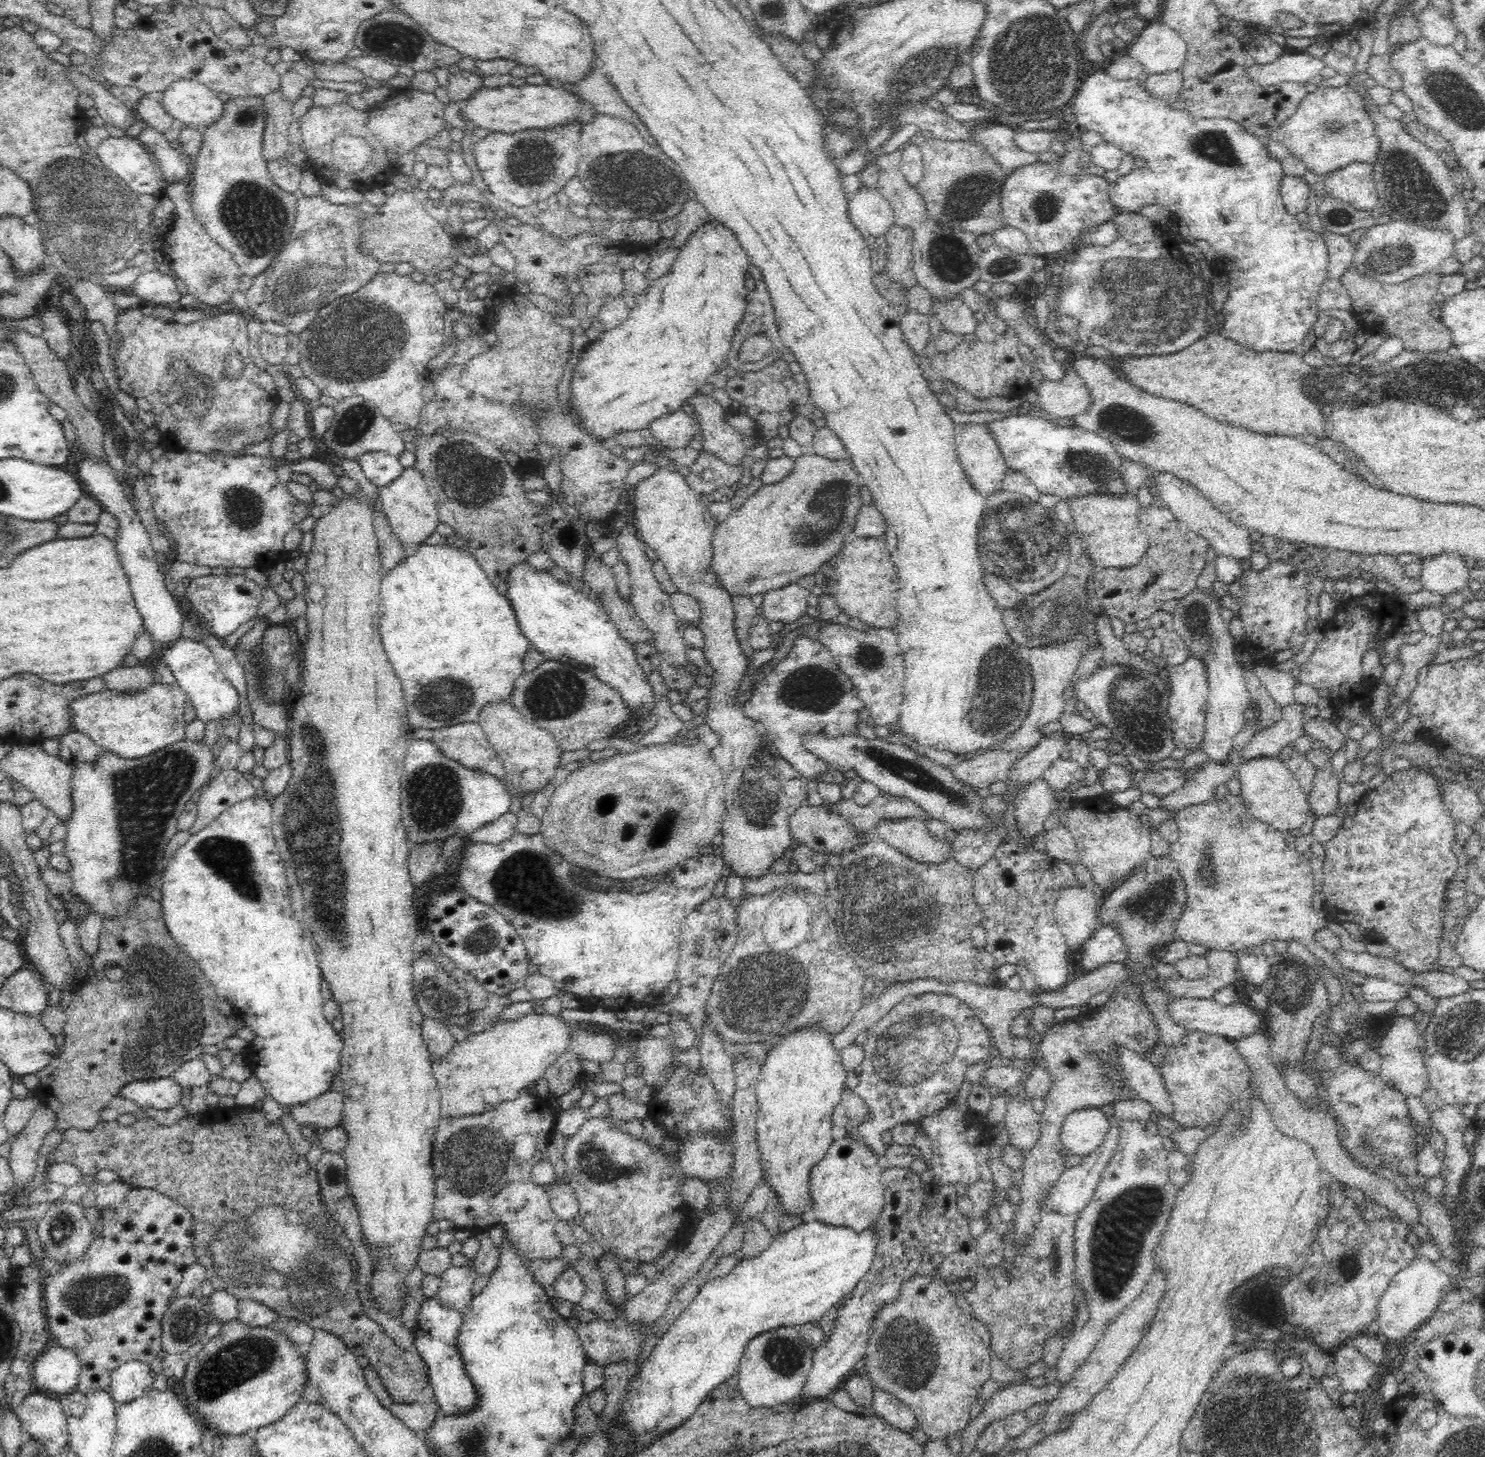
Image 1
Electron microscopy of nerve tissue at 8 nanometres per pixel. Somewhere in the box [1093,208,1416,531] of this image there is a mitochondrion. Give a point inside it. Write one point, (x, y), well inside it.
(1129, 424)

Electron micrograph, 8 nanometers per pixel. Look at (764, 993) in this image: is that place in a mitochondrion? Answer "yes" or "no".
yes

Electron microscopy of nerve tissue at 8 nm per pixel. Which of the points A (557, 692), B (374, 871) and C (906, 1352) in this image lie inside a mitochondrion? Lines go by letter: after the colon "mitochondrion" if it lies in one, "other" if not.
A: mitochondrion
B: other
C: mitochondrion

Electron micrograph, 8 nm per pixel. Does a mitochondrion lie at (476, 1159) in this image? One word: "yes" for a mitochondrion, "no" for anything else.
yes

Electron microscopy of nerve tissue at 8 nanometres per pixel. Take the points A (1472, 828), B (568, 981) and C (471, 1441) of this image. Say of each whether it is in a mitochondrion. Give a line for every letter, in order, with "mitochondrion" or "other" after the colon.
A: other
B: other
C: mitochondrion

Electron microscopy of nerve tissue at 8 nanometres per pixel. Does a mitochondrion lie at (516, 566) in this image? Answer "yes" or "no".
no

